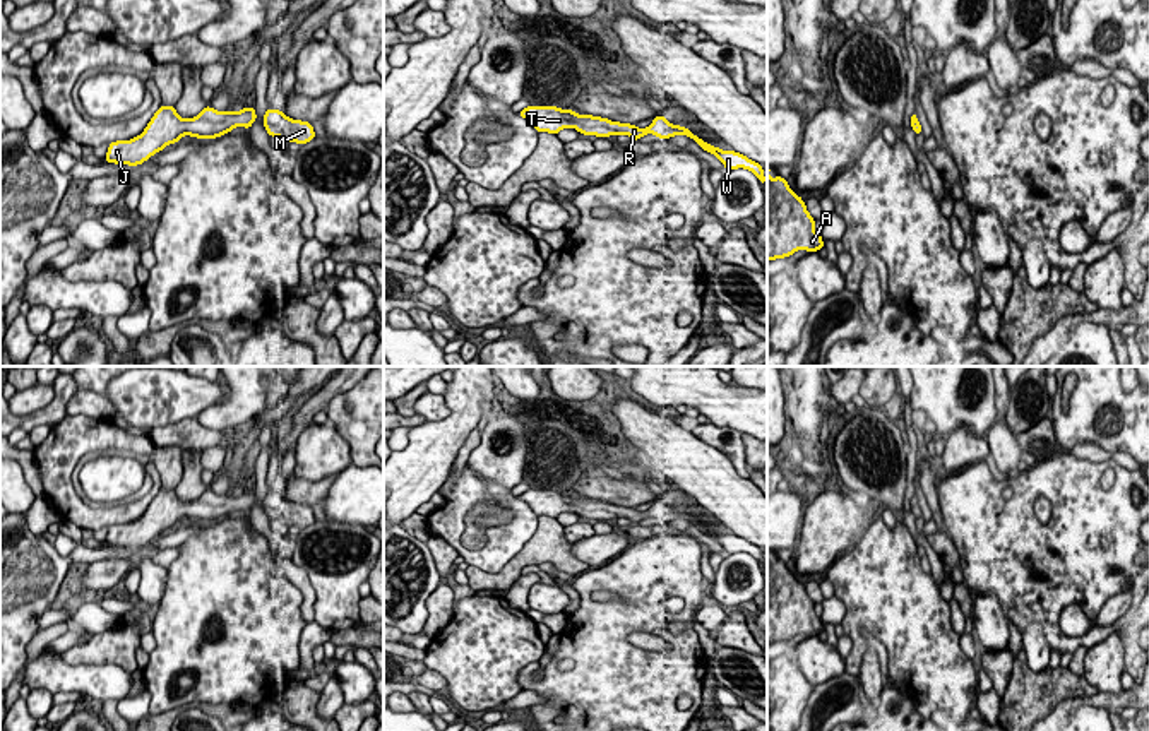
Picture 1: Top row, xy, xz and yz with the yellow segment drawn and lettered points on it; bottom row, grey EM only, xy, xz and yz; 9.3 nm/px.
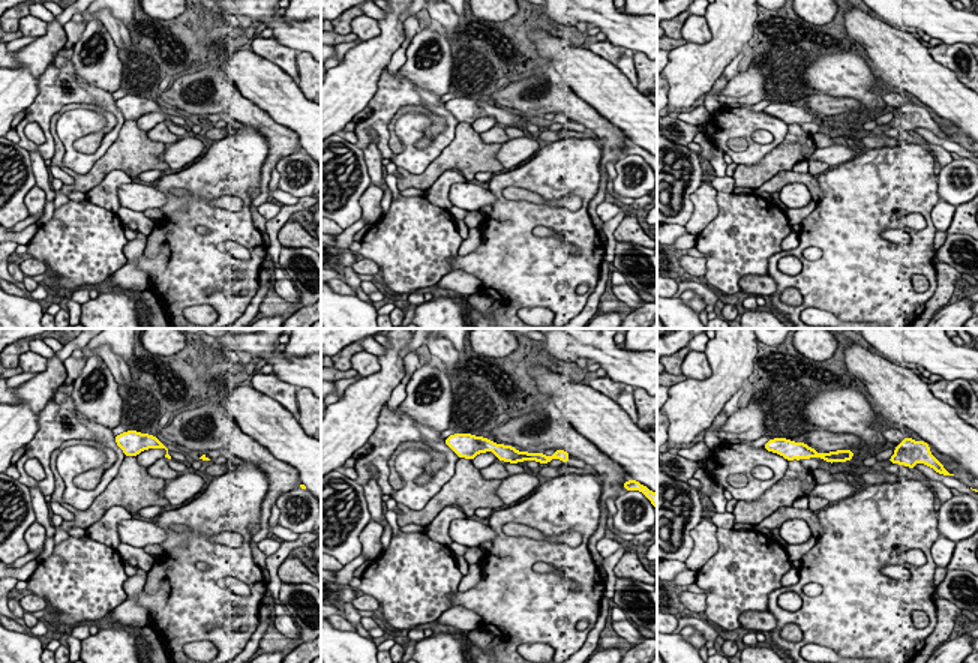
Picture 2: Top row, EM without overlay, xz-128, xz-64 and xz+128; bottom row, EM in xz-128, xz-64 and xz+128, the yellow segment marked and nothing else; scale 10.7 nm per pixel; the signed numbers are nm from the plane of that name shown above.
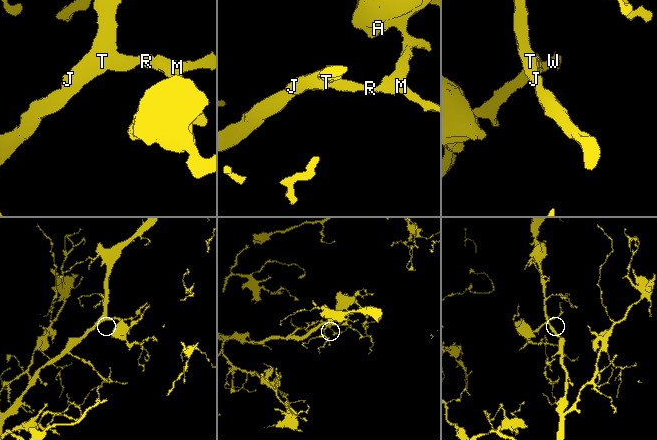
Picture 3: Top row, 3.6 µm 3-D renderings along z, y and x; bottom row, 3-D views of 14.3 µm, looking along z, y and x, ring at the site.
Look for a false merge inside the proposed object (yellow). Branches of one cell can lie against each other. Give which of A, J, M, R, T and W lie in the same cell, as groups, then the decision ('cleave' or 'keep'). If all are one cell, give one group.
A J M R T W; keep

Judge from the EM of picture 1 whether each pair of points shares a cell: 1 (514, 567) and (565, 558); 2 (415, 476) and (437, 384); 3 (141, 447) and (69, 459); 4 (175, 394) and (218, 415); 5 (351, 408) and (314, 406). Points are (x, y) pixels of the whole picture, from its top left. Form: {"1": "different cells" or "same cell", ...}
{"1": "same cell", "2": "different cells", "3": "same cell", "4": "different cells", "5": "different cells"}

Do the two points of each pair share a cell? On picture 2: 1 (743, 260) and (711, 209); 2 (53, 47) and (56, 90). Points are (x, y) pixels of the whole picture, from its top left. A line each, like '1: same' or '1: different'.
1: different
2: different

